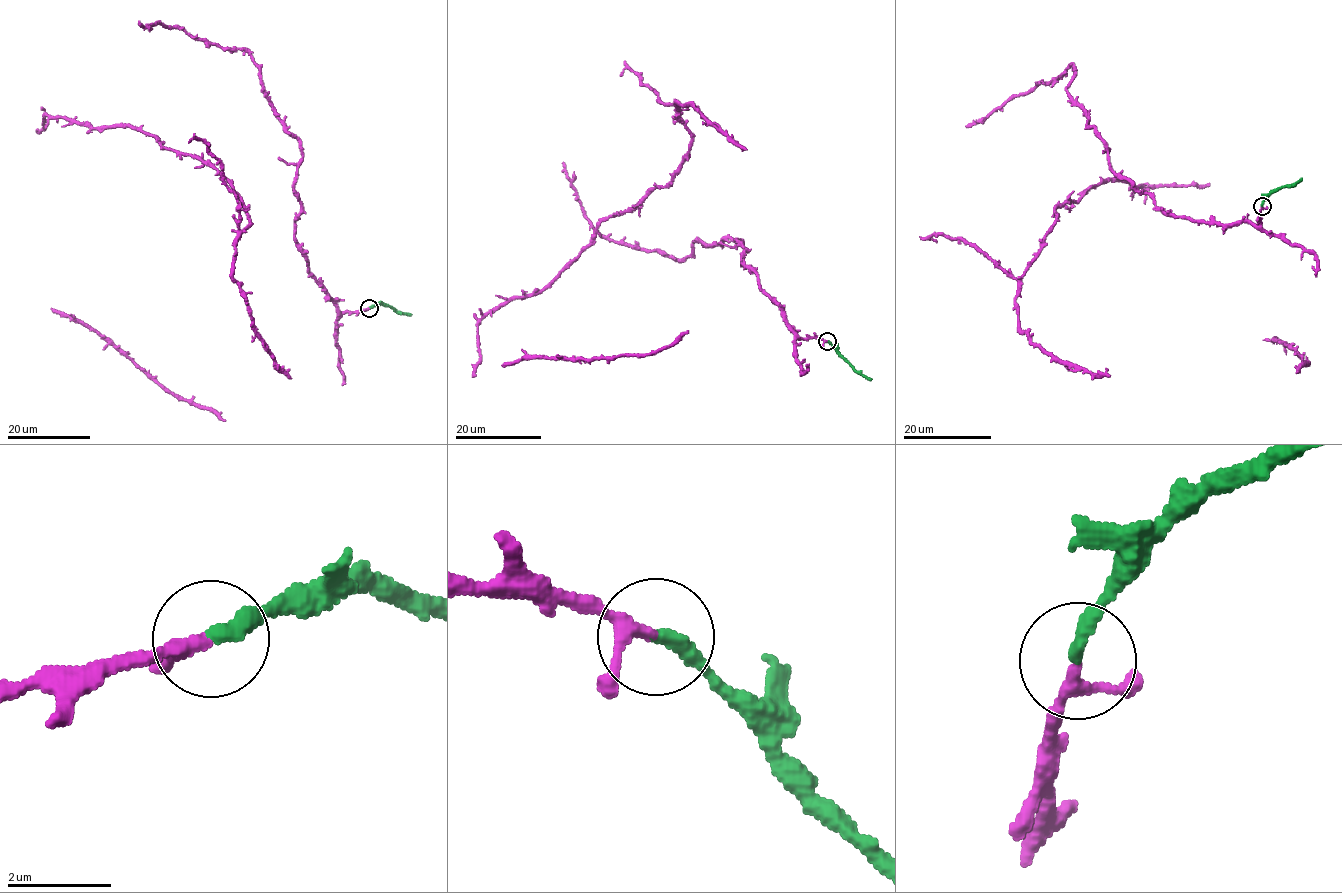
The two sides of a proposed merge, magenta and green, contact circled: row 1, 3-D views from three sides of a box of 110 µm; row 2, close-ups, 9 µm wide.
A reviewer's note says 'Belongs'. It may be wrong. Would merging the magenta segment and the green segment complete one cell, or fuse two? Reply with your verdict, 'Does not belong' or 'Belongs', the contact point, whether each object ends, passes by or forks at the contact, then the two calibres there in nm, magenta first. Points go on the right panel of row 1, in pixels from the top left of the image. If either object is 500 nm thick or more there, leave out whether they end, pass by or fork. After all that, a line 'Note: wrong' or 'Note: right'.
Belongs. Place: (1262, 206). At the ring magenta passes by. At the ring green ends. Thickness 220 nm (magenta) against 320 nm
Note: right

